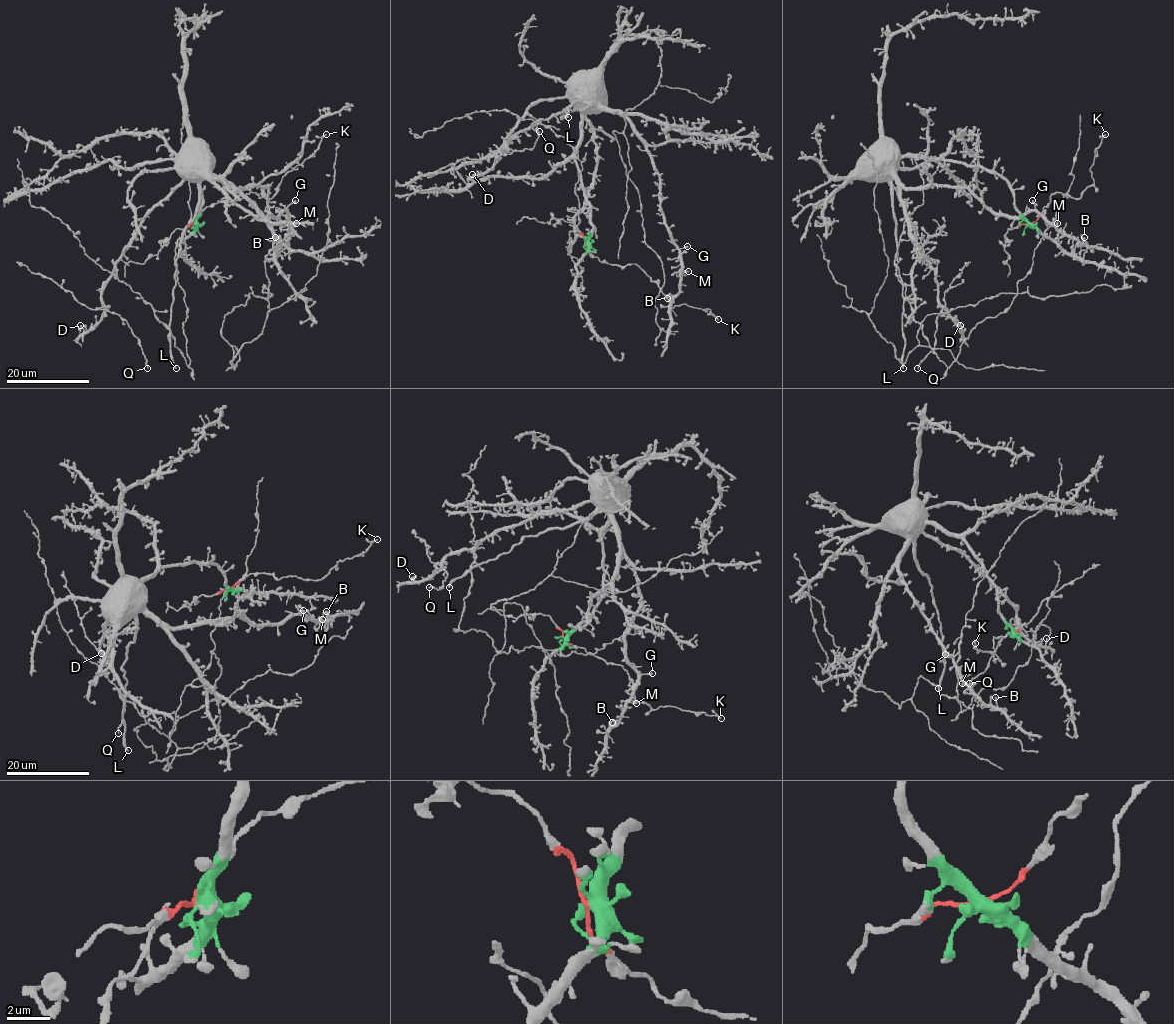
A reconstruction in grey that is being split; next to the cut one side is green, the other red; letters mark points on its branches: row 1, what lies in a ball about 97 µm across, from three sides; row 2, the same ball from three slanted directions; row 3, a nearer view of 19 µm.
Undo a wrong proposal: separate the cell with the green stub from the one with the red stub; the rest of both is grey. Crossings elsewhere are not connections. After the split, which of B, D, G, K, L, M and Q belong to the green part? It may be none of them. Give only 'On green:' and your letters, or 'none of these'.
On green: B, D, G, L, M, Q

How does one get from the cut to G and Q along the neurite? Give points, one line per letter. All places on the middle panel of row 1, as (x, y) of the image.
G: (586, 243), (594, 227), (576, 146), (582, 118), (603, 109), (618, 112), (645, 146), (671, 240), (687, 246)
Q: (586, 243), (594, 227), (576, 160), (579, 102), (540, 119), (494, 152), (497, 156), (531, 149), (539, 131)

